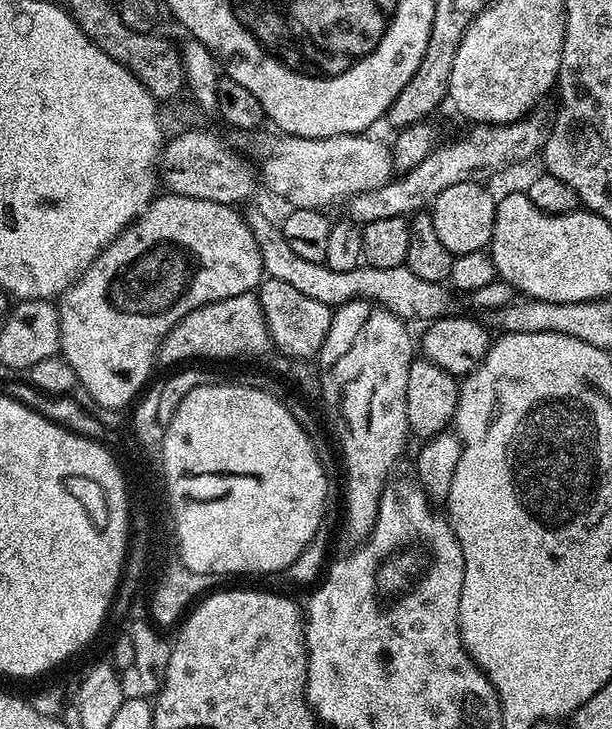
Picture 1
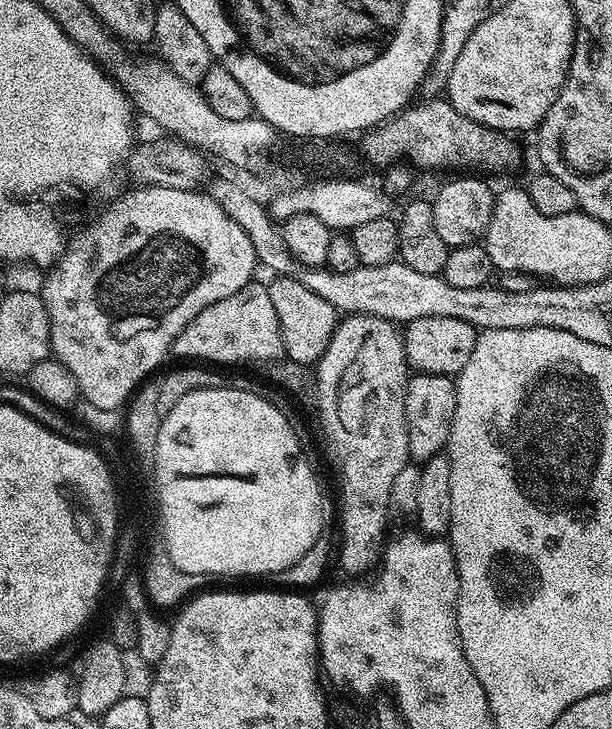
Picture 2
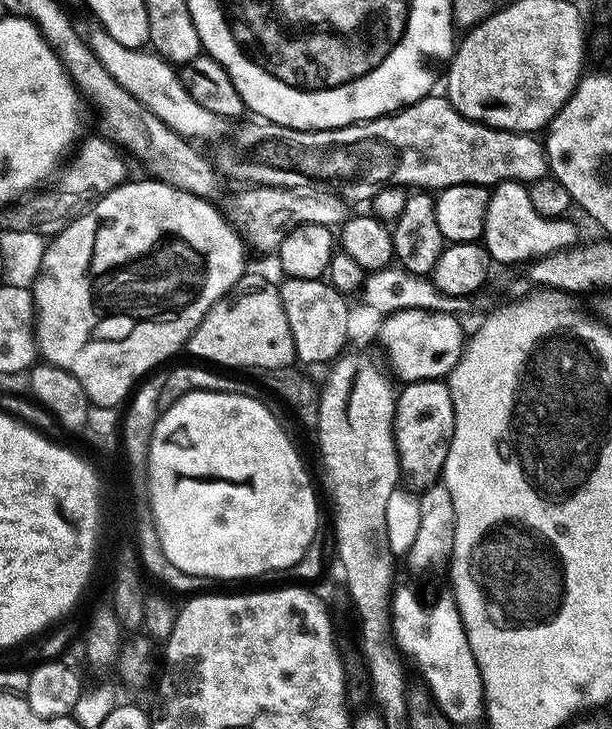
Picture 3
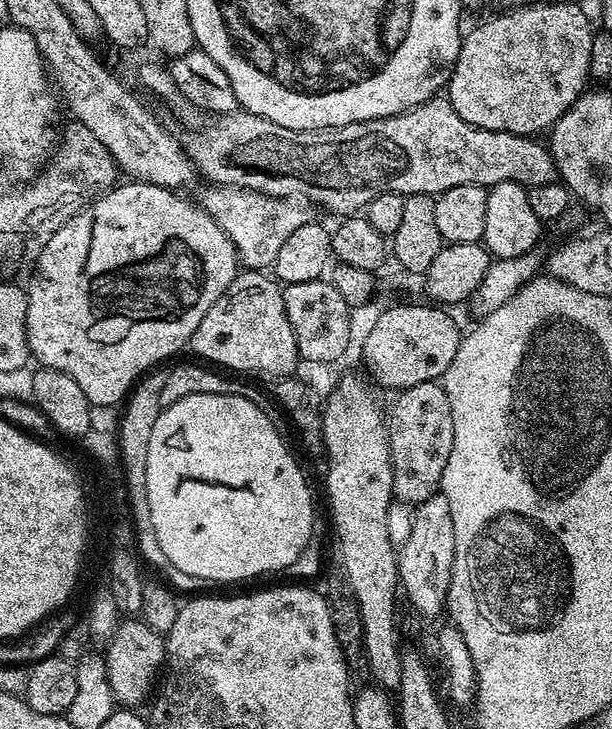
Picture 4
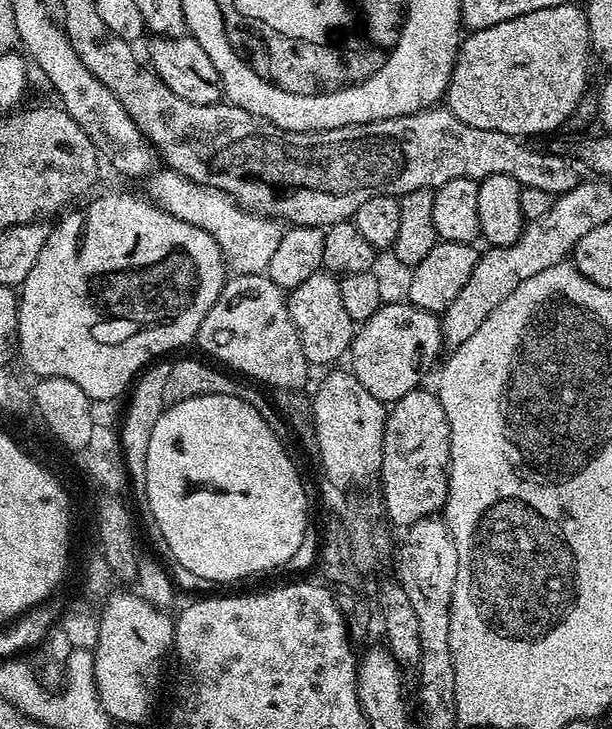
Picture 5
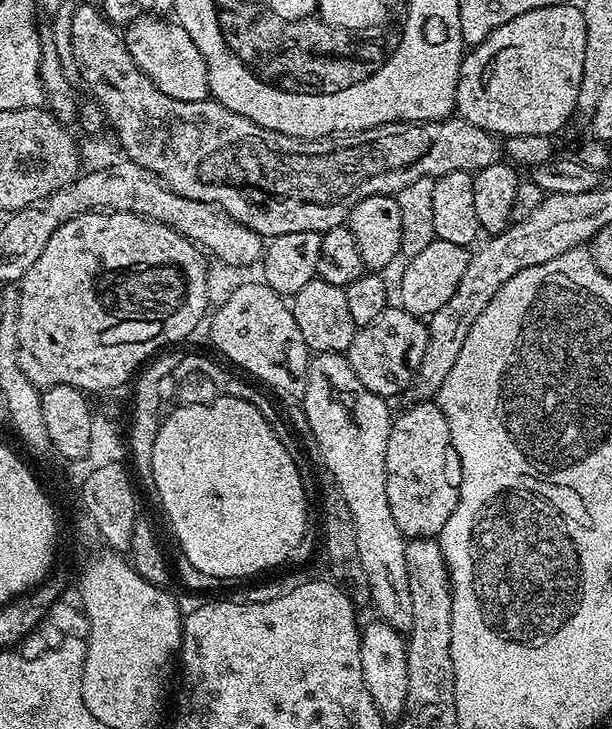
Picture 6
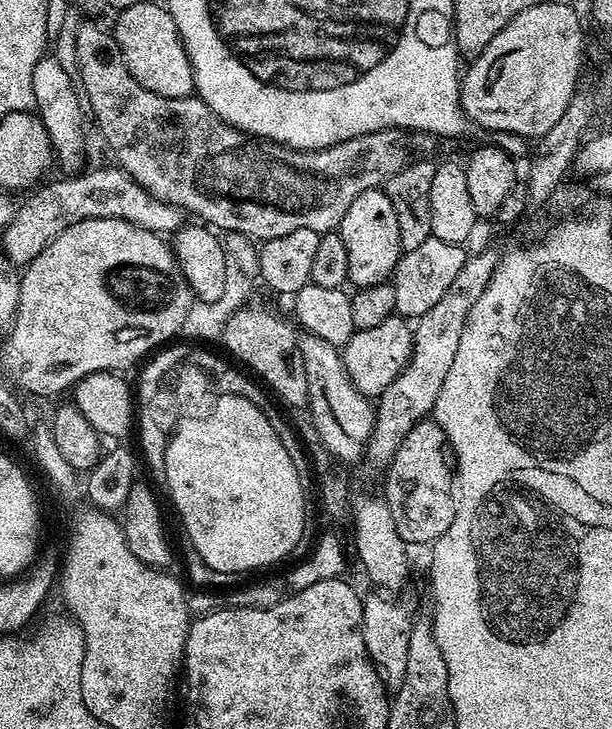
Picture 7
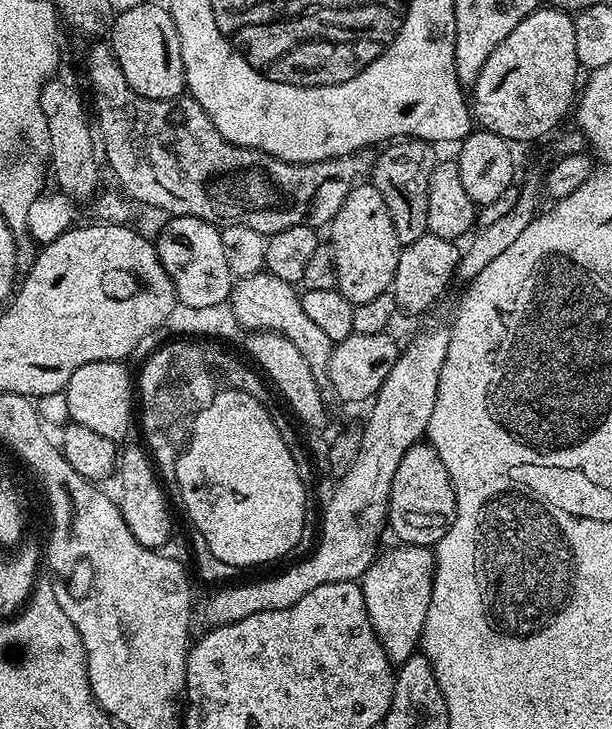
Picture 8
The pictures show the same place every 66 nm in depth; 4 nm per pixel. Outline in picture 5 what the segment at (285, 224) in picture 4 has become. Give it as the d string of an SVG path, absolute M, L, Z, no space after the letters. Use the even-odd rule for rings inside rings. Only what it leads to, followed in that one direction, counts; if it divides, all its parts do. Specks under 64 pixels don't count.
M156 170L147 177L147 199L156 203L162 210L198 226L218 242L220 253L224 255L225 269L232 276L259 276L267 273L270 258L274 250L278 250L278 242L282 242L285 229L281 221L270 216L259 216L256 212L247 212L237 200L230 198L222 190L214 190L210 186L202 186L198 182L188 180L171 170Z

